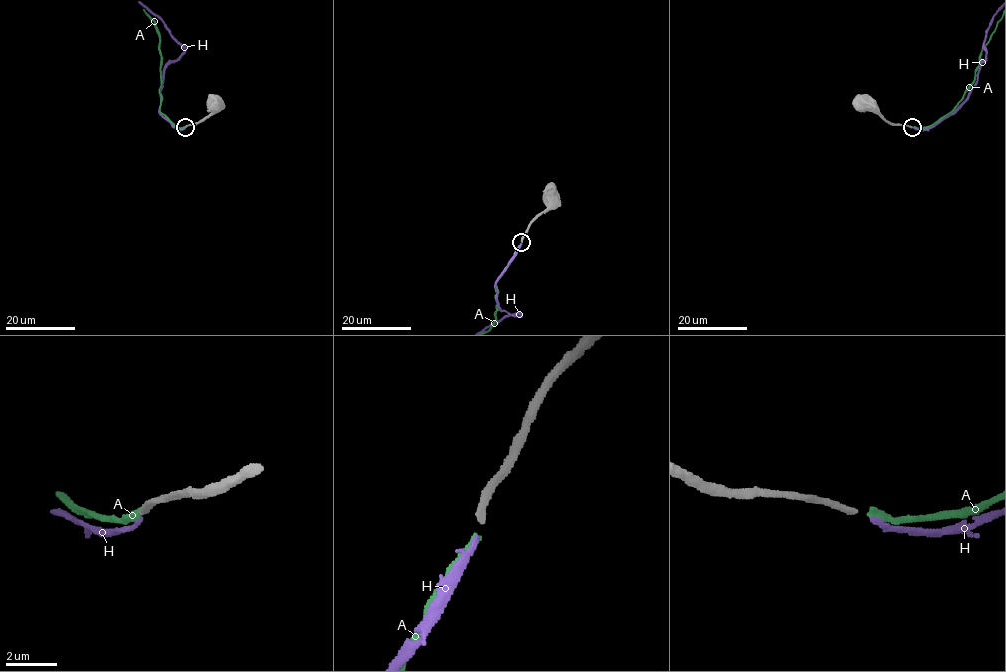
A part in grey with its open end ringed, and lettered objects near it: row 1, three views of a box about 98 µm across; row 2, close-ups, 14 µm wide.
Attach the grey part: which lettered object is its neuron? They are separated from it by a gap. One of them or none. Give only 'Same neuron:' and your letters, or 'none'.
Same neuron: H

